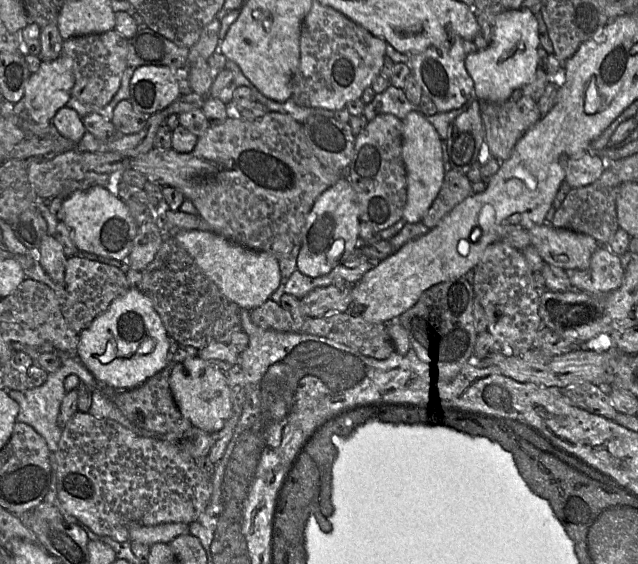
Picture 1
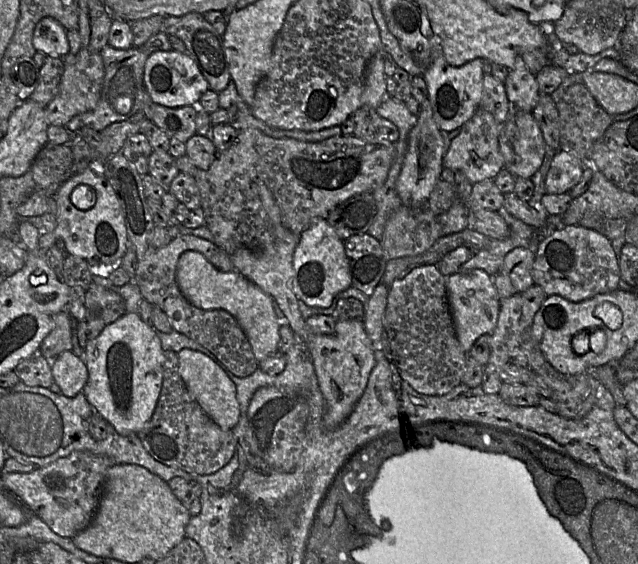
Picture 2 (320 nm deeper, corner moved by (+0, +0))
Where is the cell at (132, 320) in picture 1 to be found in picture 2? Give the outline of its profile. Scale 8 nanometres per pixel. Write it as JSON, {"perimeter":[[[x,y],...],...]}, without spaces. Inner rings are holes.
{"perimeter":[[[124,313],[120,318],[118,318],[113,323],[107,325],[103,331],[97,336],[95,339],[90,340],[85,349],[85,363],[88,370],[88,381],[83,388],[83,394],[86,400],[95,408],[98,413],[111,424],[114,429],[120,434],[136,434],[152,417],[155,408],[157,406],[157,402],[161,393],[162,382],[163,382],[163,370],[164,370],[164,362],[165,355],[161,346],[161,341],[157,334],[157,331],[149,325],[145,323],[138,313]]]}

